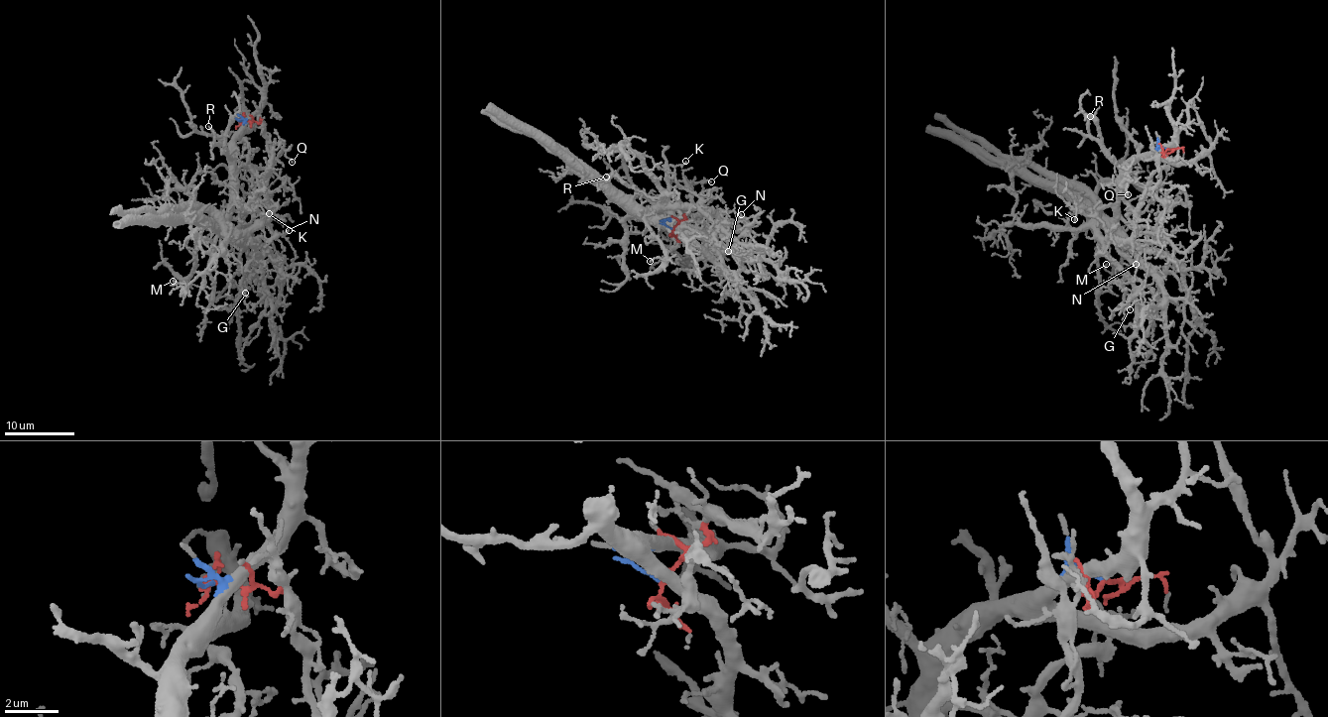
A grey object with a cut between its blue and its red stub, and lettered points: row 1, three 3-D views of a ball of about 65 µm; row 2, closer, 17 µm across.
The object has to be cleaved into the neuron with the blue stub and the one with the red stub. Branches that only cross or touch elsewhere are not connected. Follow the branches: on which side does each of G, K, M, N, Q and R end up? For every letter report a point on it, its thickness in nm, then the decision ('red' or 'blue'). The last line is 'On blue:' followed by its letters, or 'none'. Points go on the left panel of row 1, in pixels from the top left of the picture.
G: place (245, 293); calibre 160 nm; red
K: place (269, 213); calibre 170 nm; blue
M: place (173, 281); calibre 160 nm; blue
N: place (289, 230); calibre 130 nm; red
Q: place (292, 162); calibre 130 nm; red
R: place (208, 126); calibre 180 nm; blue
On blue: K, M, R

